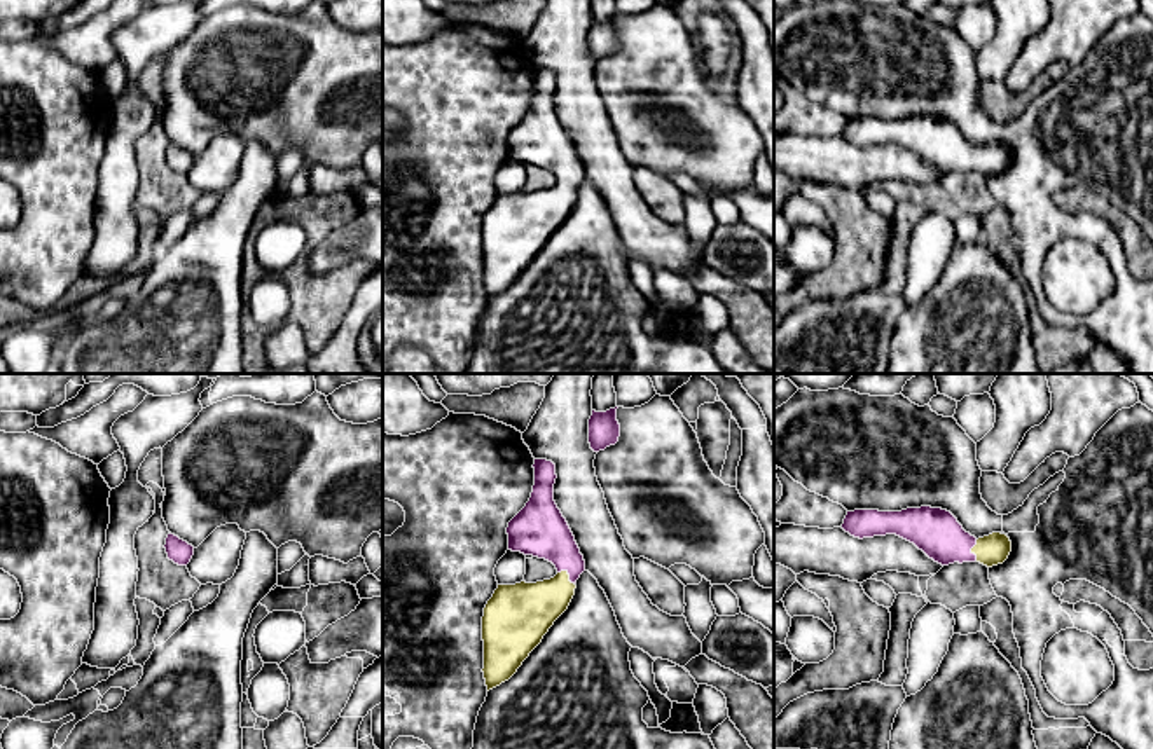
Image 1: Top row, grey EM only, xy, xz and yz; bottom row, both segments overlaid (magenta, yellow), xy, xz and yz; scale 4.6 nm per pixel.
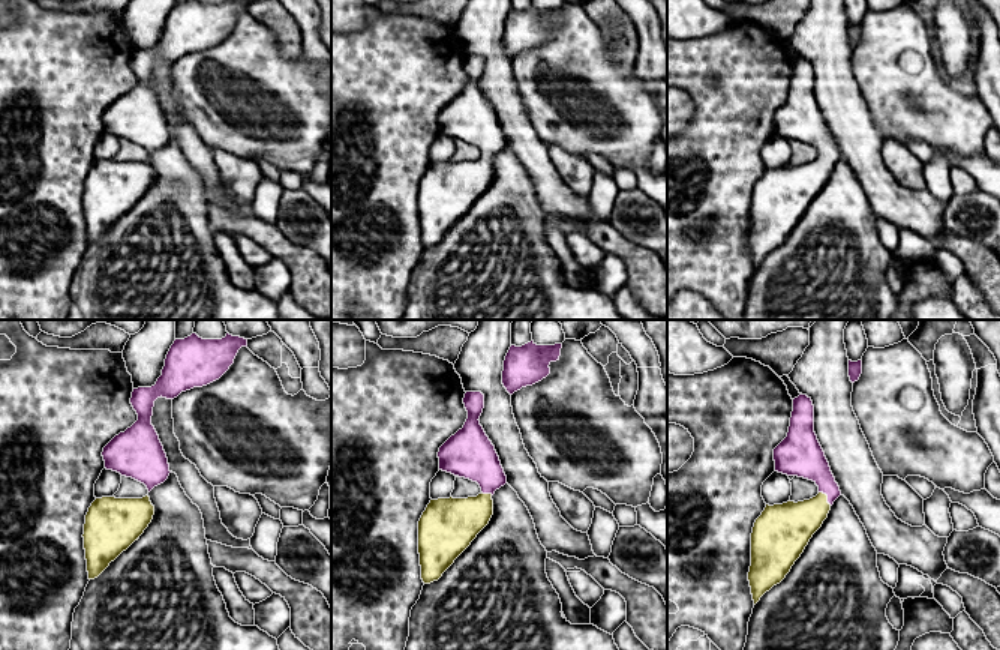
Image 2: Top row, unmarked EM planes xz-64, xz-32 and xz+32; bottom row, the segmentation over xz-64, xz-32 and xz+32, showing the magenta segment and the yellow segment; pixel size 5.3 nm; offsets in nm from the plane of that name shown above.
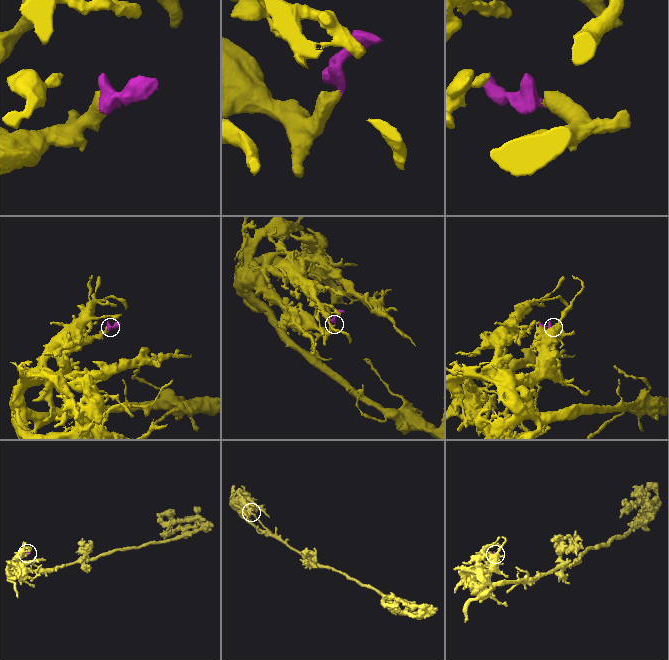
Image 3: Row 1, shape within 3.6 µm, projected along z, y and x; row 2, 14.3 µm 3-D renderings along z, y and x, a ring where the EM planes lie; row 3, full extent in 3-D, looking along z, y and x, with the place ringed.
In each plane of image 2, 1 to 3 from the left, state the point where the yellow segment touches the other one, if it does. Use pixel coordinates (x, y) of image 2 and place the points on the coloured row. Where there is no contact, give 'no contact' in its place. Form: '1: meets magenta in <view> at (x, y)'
1: no contact
2: meets magenta in xz-32 at (488, 493)
3: meets magenta in xz+32 at (828, 497)

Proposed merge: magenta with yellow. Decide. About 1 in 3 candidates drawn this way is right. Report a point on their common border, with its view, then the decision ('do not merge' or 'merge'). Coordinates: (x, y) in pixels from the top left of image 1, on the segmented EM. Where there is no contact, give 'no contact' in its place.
meets magenta in xz at (568, 573); merge

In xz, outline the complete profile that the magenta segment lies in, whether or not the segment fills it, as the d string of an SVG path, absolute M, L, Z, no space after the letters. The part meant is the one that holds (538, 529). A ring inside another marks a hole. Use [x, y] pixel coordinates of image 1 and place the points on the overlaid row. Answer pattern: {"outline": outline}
{"outline": "M535 459L535 485L526 506L508 522L508 550L552 562L557 574L536 583L498 585L482 616L484 679L487 691L508 681L529 653L542 642L554 622L568 609L585 560L575 536L554 501L556 464Z"}

